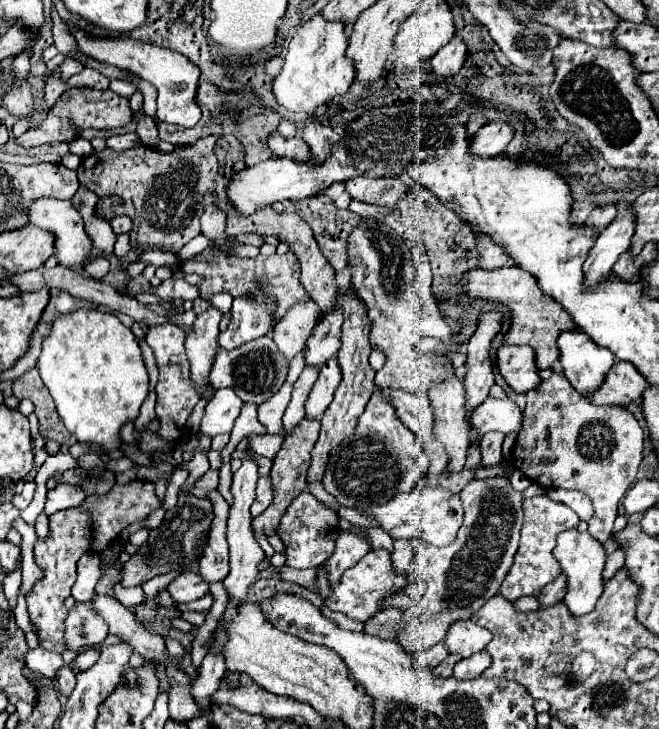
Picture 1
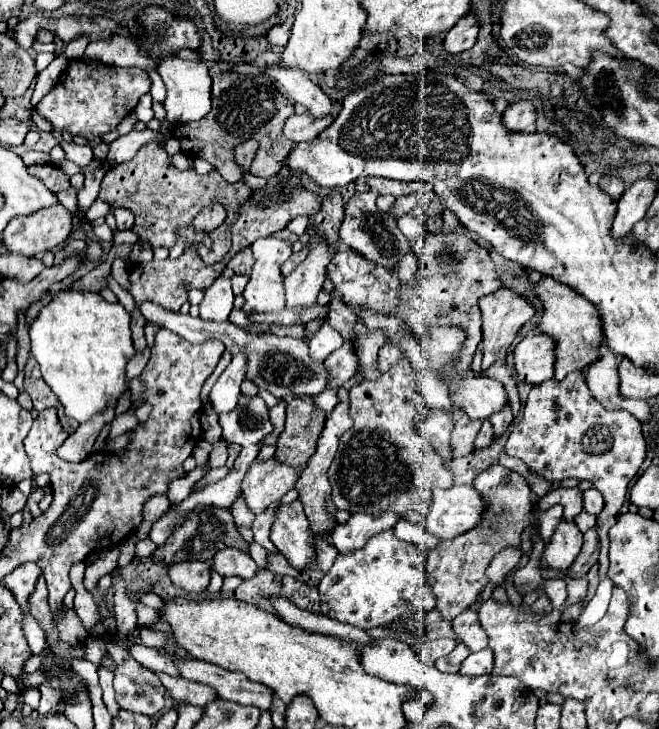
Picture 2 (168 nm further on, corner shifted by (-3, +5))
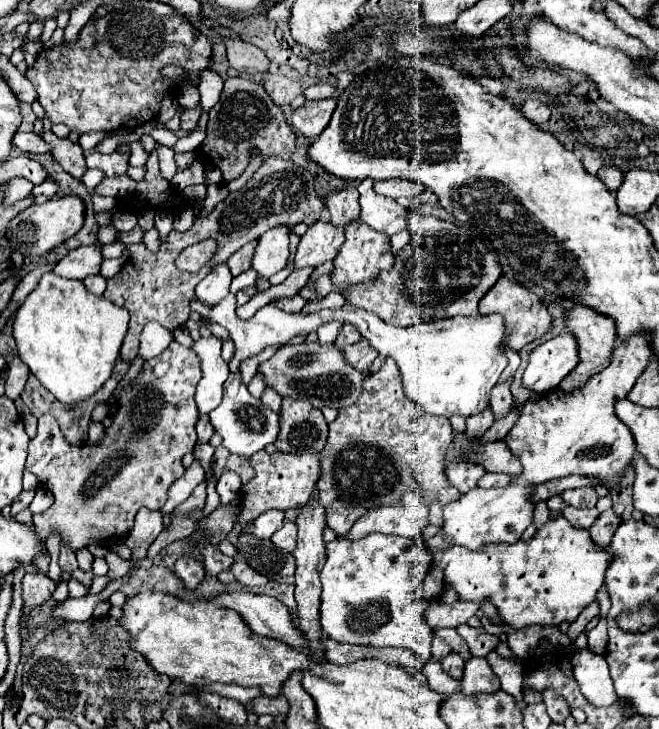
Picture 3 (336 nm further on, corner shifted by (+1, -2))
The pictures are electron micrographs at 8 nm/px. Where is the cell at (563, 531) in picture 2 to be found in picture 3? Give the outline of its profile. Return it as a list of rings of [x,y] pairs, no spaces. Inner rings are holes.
[[[562,515],[550,519],[528,543],[488,545],[488,549],[480,551],[468,551],[458,545],[446,551],[432,551],[432,563],[444,571],[444,579],[454,585],[460,601],[480,603],[488,597],[514,629],[574,621],[596,599],[611,559],[605,548],[590,541],[586,529],[572,527]],[[582,587],[586,594],[577,594]]]

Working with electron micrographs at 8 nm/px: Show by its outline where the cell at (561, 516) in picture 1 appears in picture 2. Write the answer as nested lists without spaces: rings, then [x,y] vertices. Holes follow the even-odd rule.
[[[556,488],[552,492],[548,492],[542,500],[538,500],[538,510],[548,510],[554,504],[562,504],[564,506],[564,518],[570,522],[574,520],[574,516],[584,508],[584,498],[582,498],[582,490],[580,488]]]

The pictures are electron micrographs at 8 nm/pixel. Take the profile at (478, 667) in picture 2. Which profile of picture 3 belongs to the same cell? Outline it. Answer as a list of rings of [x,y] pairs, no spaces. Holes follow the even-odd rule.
[[[470,657],[464,667],[464,675],[460,679],[462,683],[462,693],[492,693],[500,689],[500,681],[488,661],[484,657]]]

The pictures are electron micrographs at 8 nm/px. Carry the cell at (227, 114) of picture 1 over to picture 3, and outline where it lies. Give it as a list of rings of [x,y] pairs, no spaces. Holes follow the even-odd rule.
[[[234,77],[234,79],[226,79],[220,101],[208,113],[206,139],[196,149],[196,157],[200,161],[210,161],[210,165],[218,167],[222,171],[222,179],[228,183],[244,173],[248,165],[250,147],[260,149],[264,161],[272,155],[290,159],[290,155],[294,153],[294,143],[296,143],[296,135],[292,133],[284,113],[272,101],[266,89],[254,83],[252,79]]]

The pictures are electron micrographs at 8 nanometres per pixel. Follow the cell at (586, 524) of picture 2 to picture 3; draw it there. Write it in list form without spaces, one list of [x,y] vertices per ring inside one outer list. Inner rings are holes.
[[[564,507],[564,517],[578,529],[590,529],[594,519],[598,517],[596,509],[574,509],[574,507]]]

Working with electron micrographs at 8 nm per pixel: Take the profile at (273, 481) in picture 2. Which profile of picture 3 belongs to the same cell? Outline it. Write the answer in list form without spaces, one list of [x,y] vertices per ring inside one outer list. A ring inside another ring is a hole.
[[[260,451],[250,457],[250,465],[256,475],[252,477],[252,481],[242,485],[242,511],[238,515],[240,525],[248,525],[264,511],[270,511],[270,509],[286,511],[290,507],[294,509],[306,503],[314,493],[316,481],[320,477],[320,459],[318,455],[310,455],[310,453],[296,455],[296,453],[276,451],[268,455],[266,451]]]

